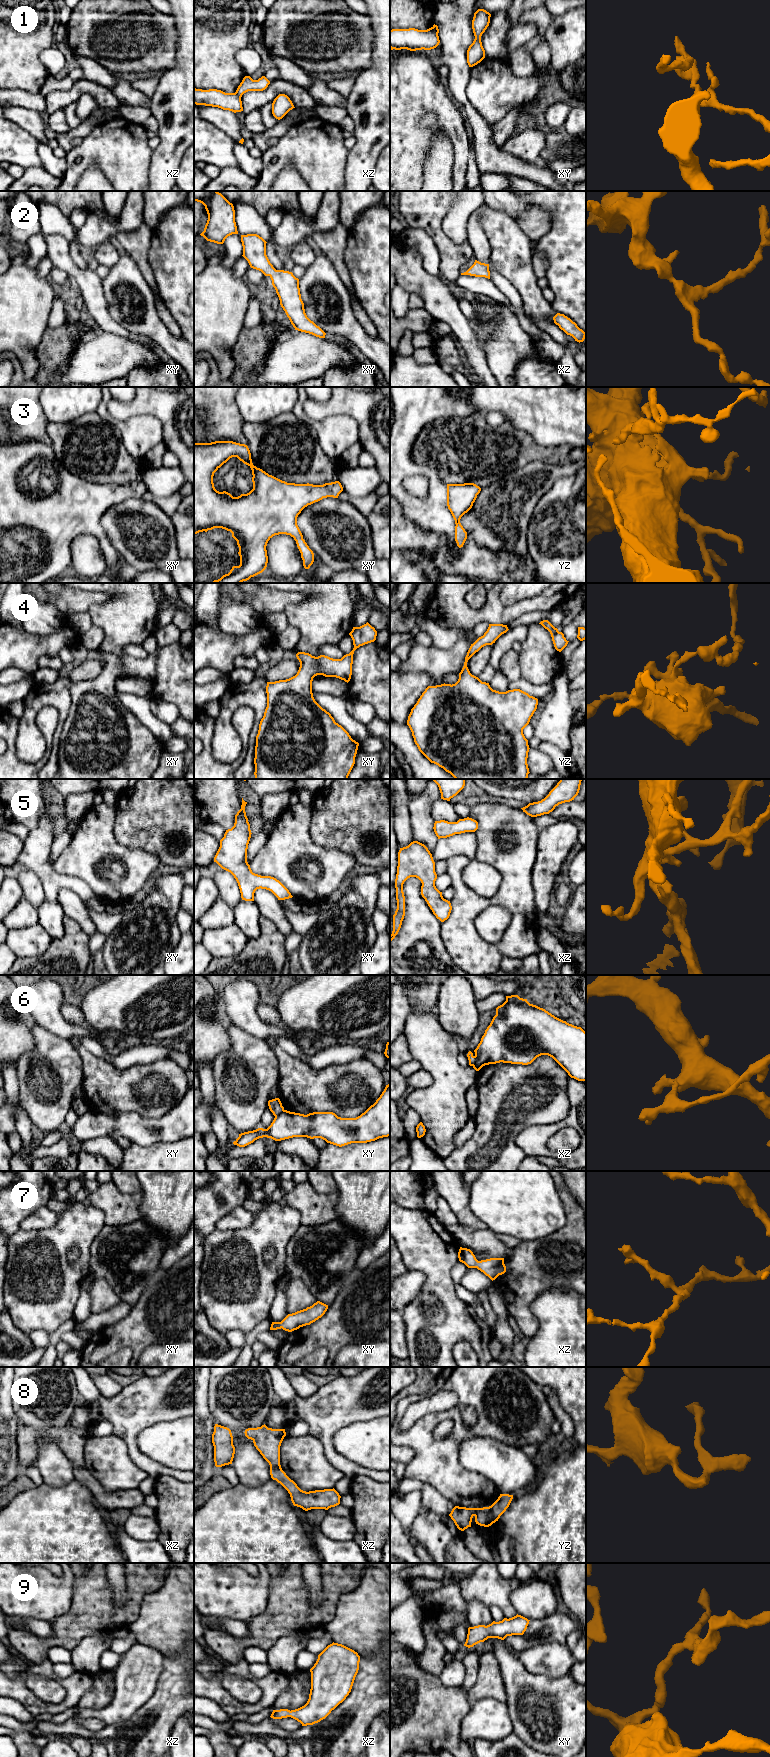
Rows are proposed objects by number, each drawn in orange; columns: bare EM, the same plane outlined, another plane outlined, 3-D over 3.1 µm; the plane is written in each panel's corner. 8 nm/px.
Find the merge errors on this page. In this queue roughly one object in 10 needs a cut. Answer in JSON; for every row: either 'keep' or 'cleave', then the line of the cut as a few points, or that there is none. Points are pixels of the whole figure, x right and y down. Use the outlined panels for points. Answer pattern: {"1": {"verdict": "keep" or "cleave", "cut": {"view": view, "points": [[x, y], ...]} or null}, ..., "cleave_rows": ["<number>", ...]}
{"1": {"verdict": "cleave", "cut": {"view": "xz", "points": [[235, 92], [241, 96]]}}, "2": {"verdict": "keep", "cut": null}, "3": {"verdict": "keep", "cut": null}, "4": {"verdict": "keep", "cut": null}, "5": {"verdict": "keep", "cut": null}, "6": {"verdict": "cleave", "cut": {"view": "xz", "points": [[475, 1056], [475, 1062], [472, 1065]]}}, "7": {"verdict": "keep", "cut": null}, "8": {"verdict": "keep", "cut": null}, "9": {"verdict": "keep", "cut": null}, "cleave_rows": ["1", "6"]}

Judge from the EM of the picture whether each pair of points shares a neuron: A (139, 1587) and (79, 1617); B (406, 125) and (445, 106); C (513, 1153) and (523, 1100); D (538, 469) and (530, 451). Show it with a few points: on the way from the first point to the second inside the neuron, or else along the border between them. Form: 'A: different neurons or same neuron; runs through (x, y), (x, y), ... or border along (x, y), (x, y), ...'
A: same neuron; runs through (129, 1604), (120, 1613), (96, 1613)
B: same neuron; runs through (411, 114), (422, 103), (434, 103)
C: same neuron; runs through (509, 1140), (510, 1113)
D: different neurons; border along (558, 464), (528, 462), (513, 471)

